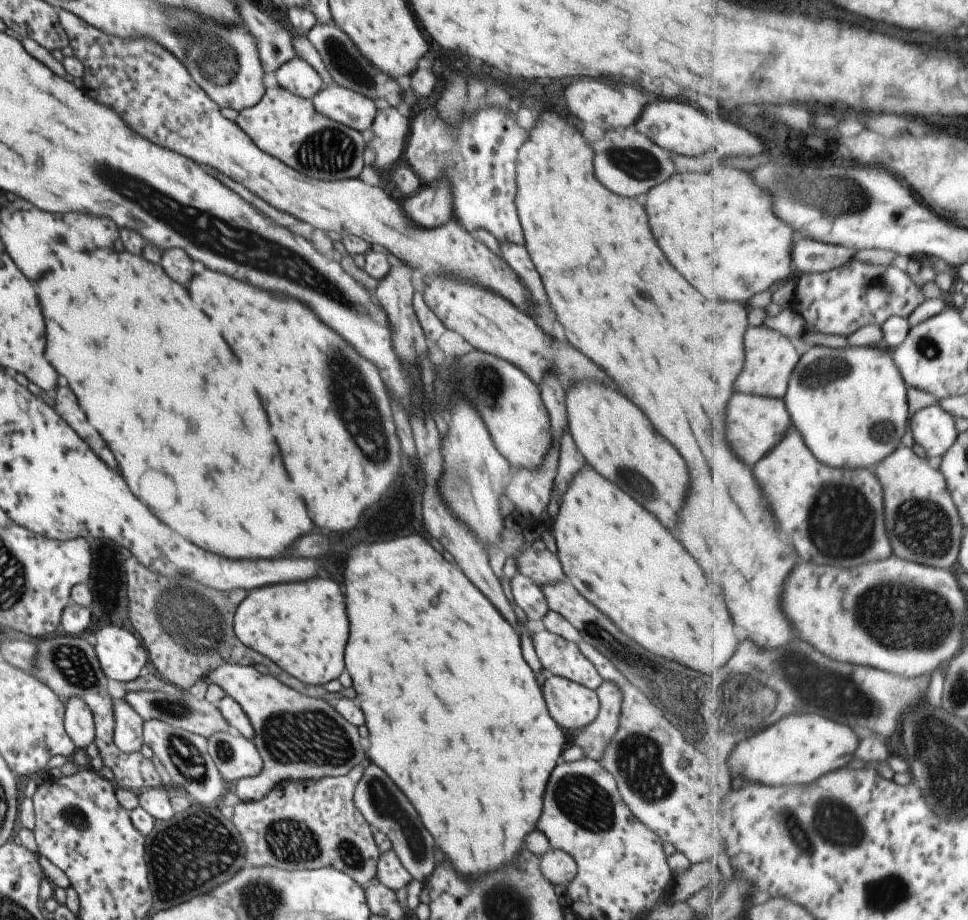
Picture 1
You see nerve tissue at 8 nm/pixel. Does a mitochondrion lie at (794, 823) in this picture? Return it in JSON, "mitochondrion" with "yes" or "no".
{"mitochondrion":"yes"}

